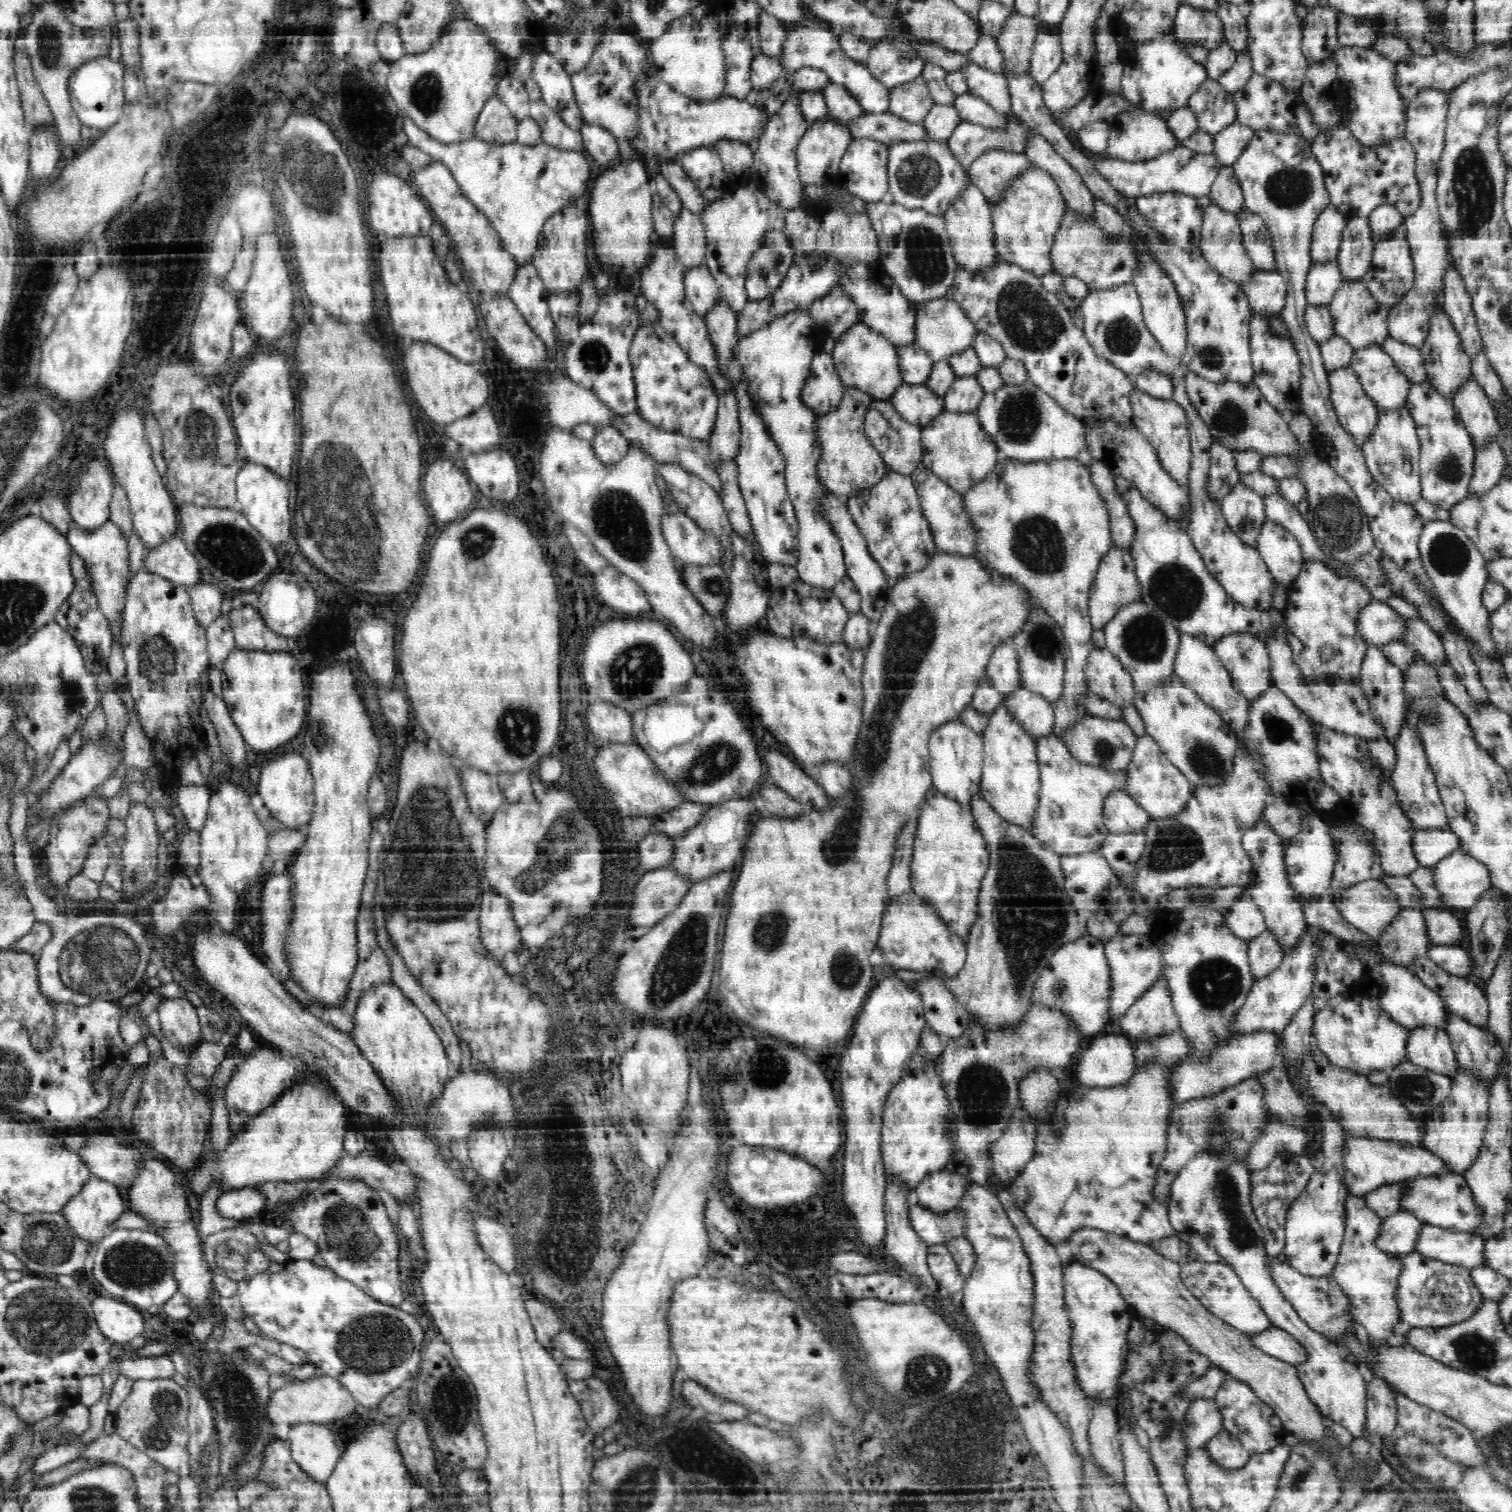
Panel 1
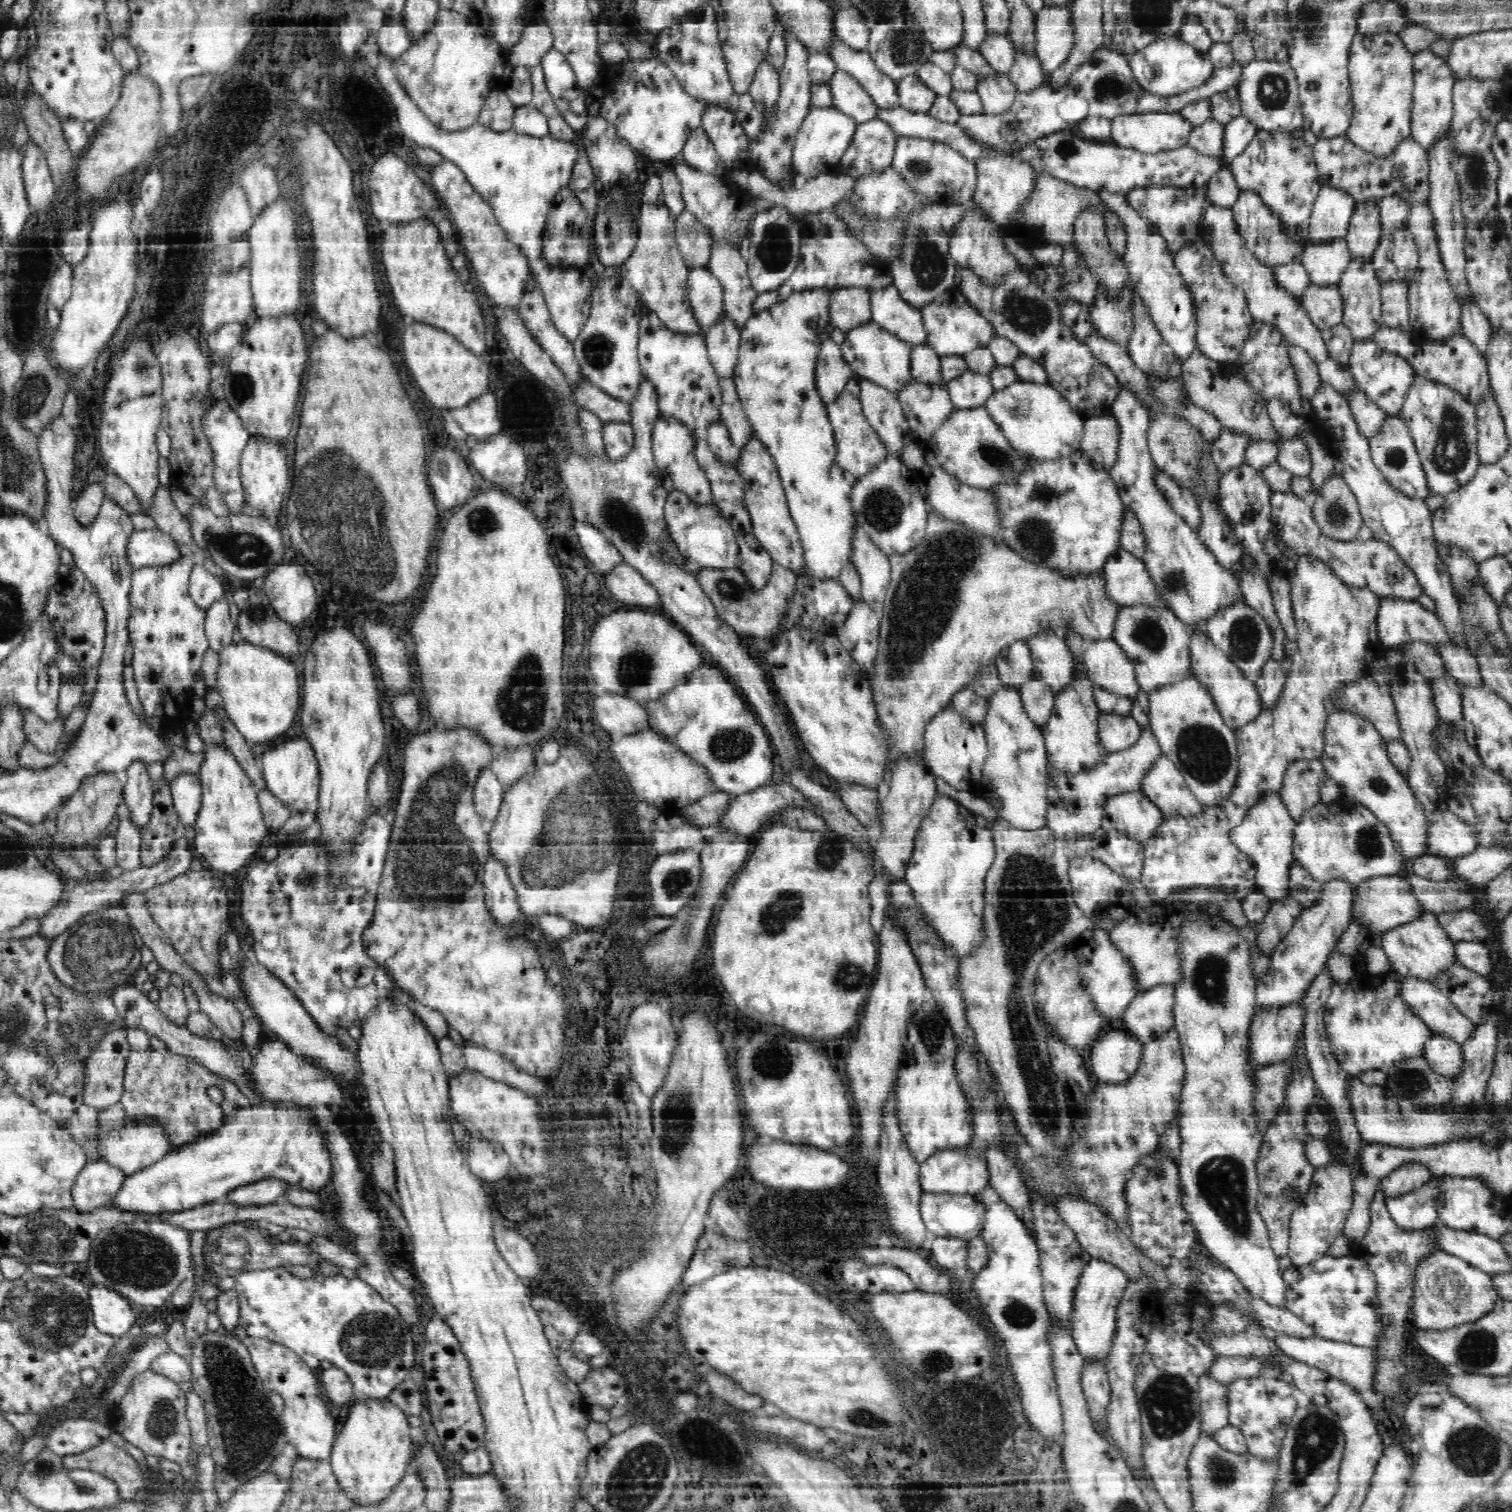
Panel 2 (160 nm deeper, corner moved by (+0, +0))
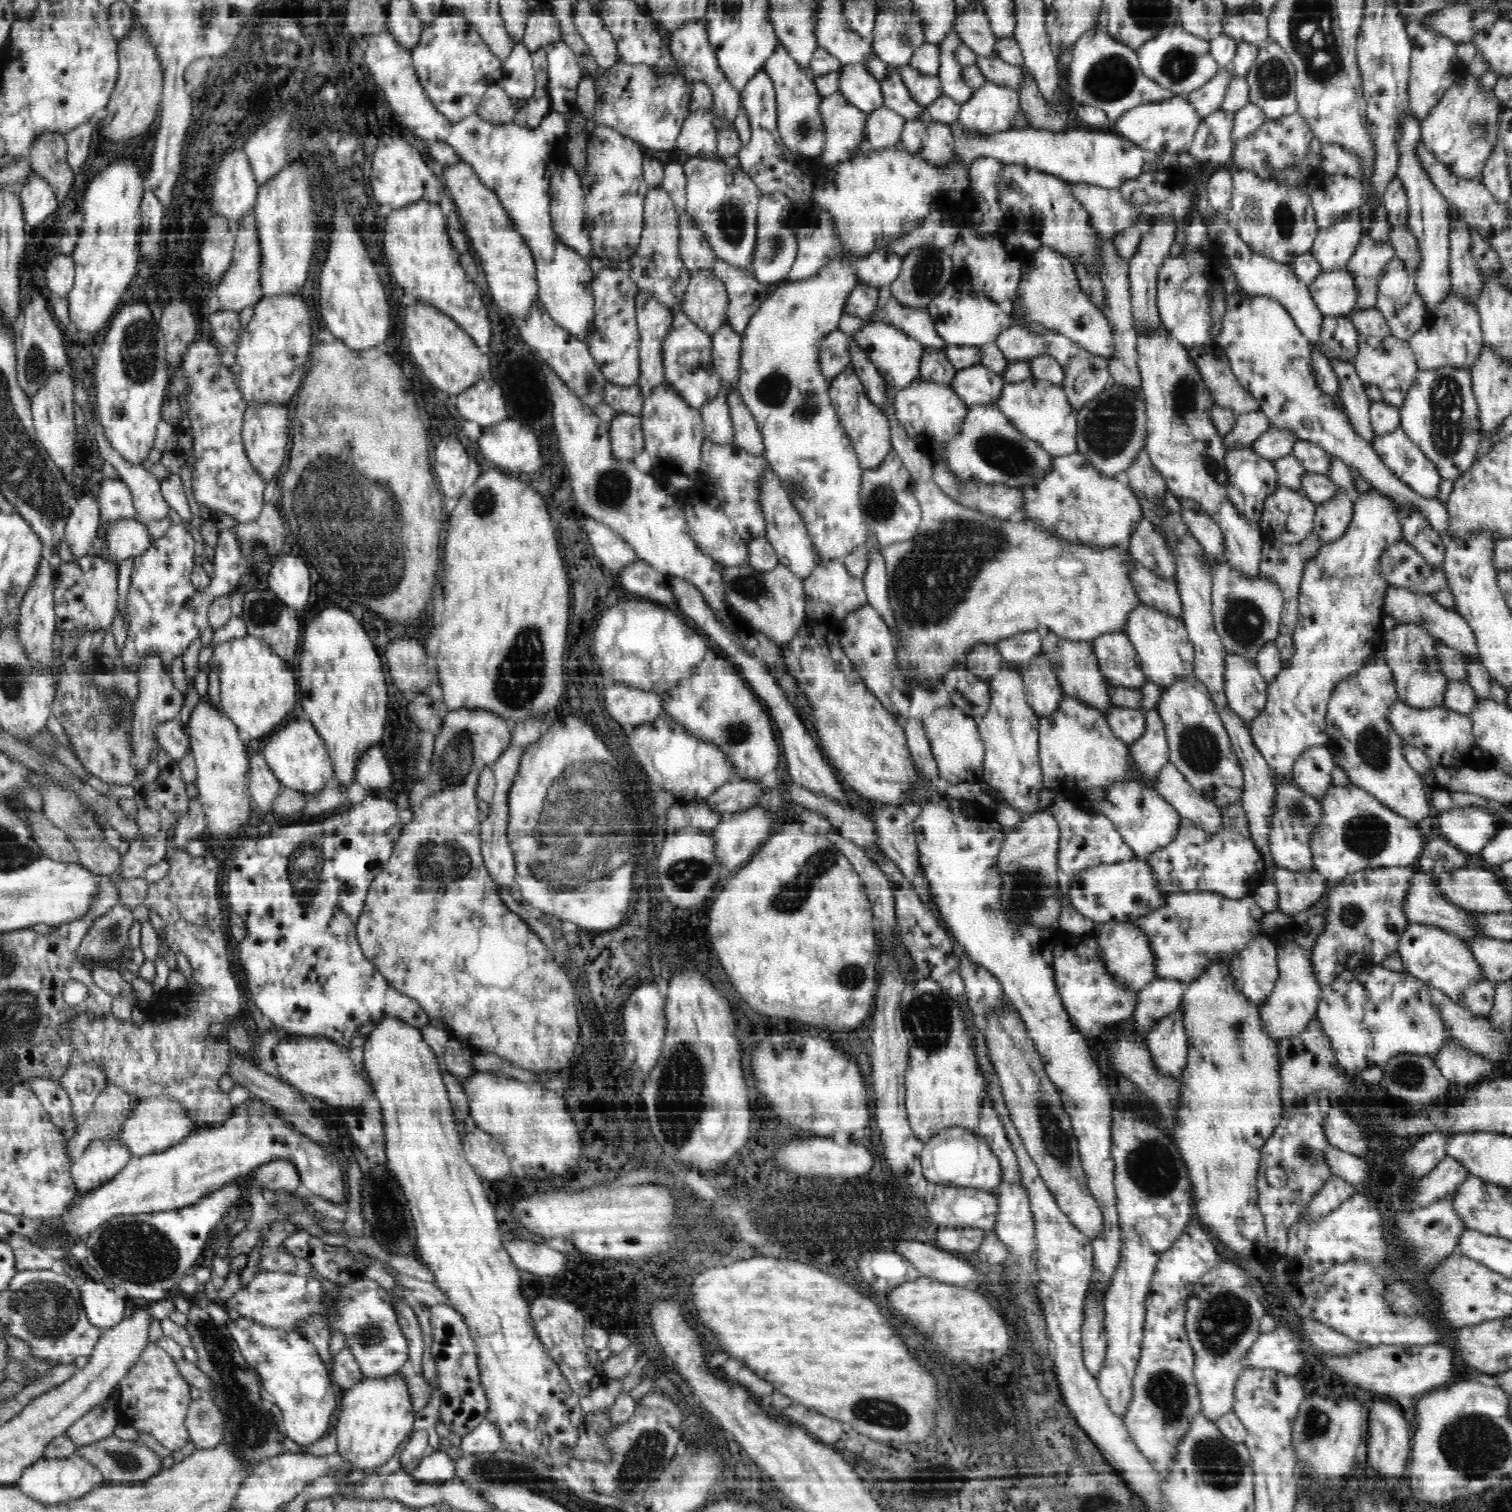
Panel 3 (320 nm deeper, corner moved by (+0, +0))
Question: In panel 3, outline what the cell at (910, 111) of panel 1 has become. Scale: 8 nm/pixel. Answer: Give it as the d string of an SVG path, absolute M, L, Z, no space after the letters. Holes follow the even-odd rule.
M909 65L900 70L911 99L920 107L928 108L934 100L943 96L942 84L937 76L924 76Z

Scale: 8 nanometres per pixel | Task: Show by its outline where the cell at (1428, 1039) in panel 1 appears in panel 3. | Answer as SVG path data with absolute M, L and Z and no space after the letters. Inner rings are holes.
M1454 1038L1432 1057L1443 1076L1458 1085L1474 1083L1495 1069L1494 1062L1468 1051Z

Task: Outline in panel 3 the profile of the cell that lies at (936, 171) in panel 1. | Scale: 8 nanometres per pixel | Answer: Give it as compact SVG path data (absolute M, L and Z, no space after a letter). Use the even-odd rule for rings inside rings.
M928 114L904 124L900 144L908 153L920 155L932 165L947 167L954 157L954 136L948 124L933 121Z

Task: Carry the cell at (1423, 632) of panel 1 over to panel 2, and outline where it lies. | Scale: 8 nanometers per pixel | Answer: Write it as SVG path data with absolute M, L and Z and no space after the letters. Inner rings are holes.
M1436 642L1434 645L1438 654L1444 659L1447 675L1462 686L1483 686L1483 677L1480 676L1478 659L1466 647Z

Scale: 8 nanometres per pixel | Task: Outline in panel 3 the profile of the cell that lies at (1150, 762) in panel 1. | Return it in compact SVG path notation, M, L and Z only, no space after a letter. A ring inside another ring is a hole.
M1171 762L1160 770L1153 788L1178 811L1181 819L1194 822L1200 830L1216 832L1222 829L1221 808L1198 794Z

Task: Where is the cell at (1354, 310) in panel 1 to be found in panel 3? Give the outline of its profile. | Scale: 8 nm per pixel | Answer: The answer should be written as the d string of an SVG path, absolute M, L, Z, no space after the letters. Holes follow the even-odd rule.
M1364 233L1346 269L1354 275L1356 283L1356 309L1374 308L1378 292L1380 272L1394 257L1394 248L1386 243L1376 243L1369 234Z

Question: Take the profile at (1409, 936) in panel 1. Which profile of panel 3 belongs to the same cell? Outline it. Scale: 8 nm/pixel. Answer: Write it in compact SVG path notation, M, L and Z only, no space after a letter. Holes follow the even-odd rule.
M1408 923L1408 928L1399 934L1396 952L1402 959L1408 975L1422 980L1429 988L1442 989L1442 992L1448 993L1450 1000L1456 1003L1460 1002L1468 986L1483 979L1482 970L1479 970L1468 944L1456 933L1434 925Z

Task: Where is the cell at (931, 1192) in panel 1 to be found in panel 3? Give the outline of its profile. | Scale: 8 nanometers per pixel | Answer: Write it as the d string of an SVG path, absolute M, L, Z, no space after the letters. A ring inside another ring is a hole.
M958 1127L942 1130L924 1143L921 1166L924 1177L930 1183L979 1188L984 1191L992 1191L1002 1183L1002 1168L990 1147L978 1138L976 1132L967 1132Z

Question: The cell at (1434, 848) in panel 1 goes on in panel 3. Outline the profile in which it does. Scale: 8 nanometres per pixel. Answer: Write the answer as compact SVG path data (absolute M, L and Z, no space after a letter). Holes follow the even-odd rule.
M1480 805L1452 807L1437 814L1438 830L1443 838L1466 854L1480 853L1504 828L1494 809L1484 809Z

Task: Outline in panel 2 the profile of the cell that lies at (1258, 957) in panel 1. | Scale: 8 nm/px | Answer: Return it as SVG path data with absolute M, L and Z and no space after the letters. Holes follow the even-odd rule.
M1292 895L1280 904L1272 904L1268 914L1254 928L1258 931L1259 954L1272 958L1273 950L1282 939L1289 934L1294 921L1301 915L1303 908Z

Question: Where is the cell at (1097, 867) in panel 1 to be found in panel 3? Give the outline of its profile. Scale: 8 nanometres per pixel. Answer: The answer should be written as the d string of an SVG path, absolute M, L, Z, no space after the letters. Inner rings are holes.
M1134 856L1130 862L1100 864L1086 868L1078 878L1066 881L1066 894L1078 913L1097 923L1126 921L1129 923L1158 910L1166 893L1155 886L1153 872L1147 862Z

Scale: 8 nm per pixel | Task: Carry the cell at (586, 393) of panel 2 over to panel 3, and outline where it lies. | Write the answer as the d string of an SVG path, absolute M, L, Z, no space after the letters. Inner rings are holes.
M612 383L606 384L602 401L610 405L616 414L630 413L632 415L640 415L645 402L644 395L637 384L620 386Z

